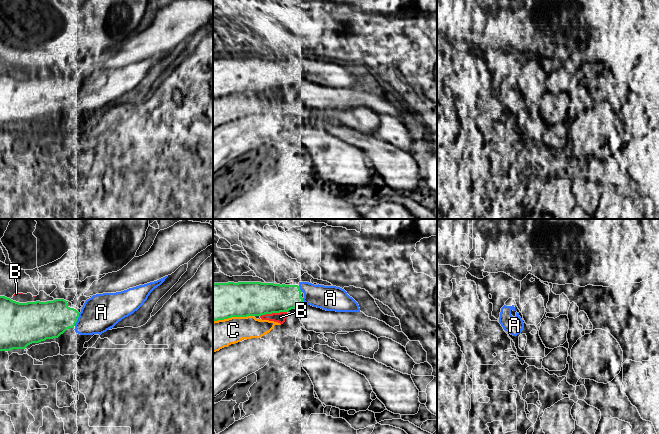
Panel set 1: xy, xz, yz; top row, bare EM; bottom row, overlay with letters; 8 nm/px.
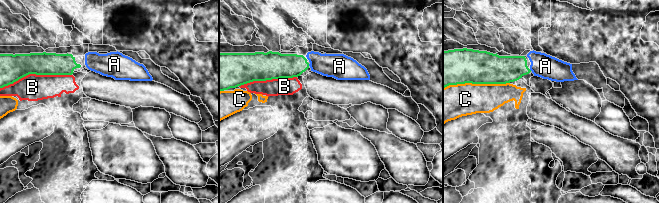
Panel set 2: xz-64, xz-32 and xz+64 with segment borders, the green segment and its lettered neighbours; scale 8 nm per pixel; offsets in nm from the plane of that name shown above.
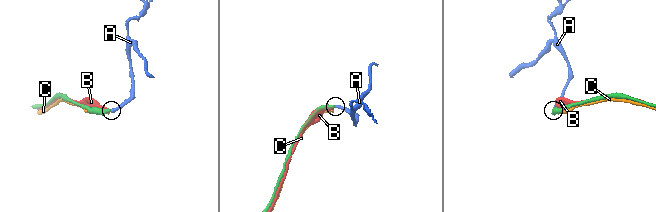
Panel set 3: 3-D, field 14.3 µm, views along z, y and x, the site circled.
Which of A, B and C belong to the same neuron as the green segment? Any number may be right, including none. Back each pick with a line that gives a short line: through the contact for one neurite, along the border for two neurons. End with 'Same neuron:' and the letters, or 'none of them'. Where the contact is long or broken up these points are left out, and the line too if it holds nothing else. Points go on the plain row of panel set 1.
A: Line: xy (46, 96), (77, 95), (93, 95), (101, 88)
Same neuron: A

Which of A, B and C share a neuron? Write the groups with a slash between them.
A / B / C

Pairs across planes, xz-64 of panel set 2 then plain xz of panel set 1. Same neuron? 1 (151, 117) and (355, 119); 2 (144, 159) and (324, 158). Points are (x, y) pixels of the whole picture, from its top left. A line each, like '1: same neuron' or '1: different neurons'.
1: same neuron
2: same neuron

